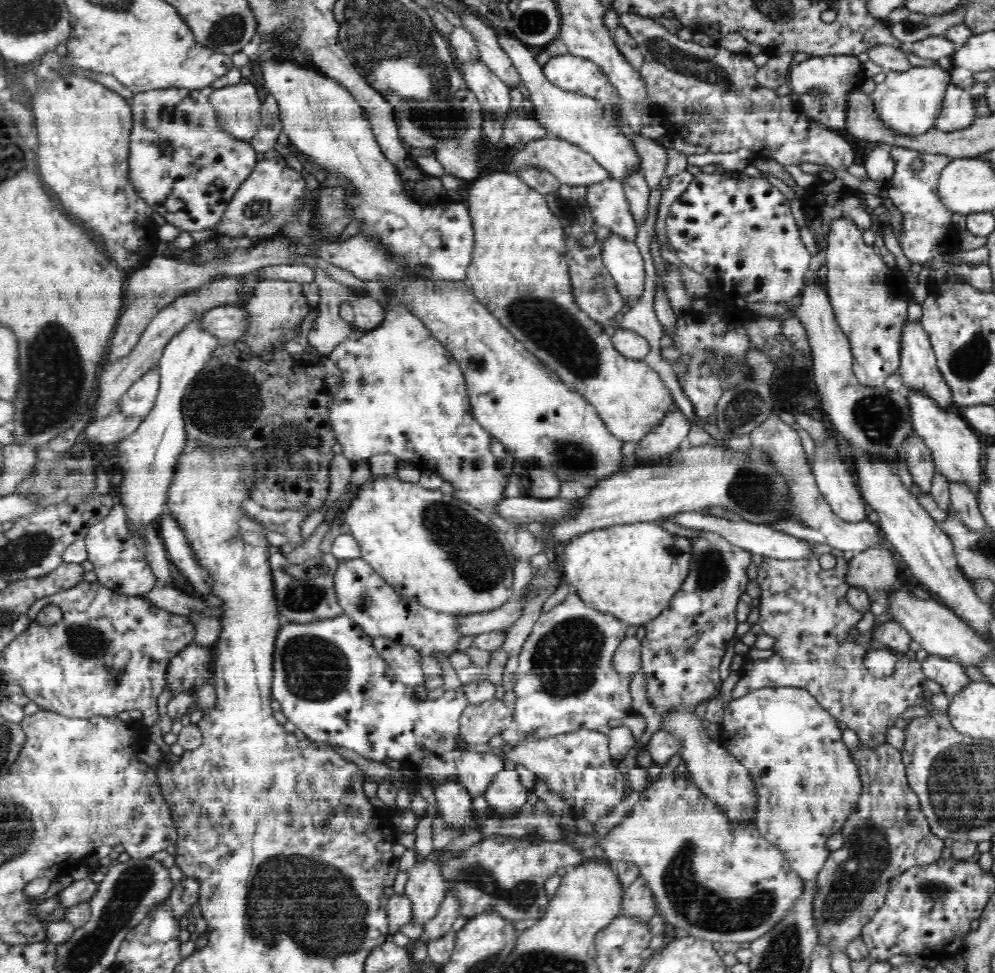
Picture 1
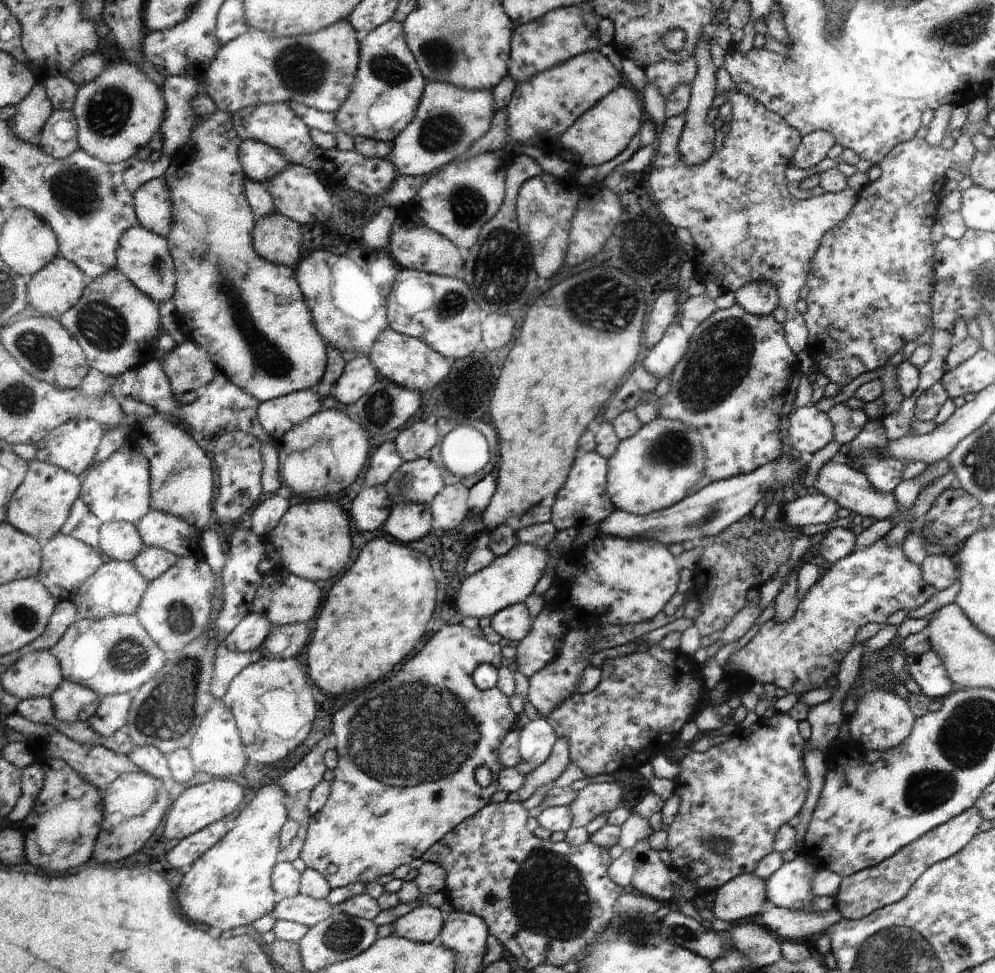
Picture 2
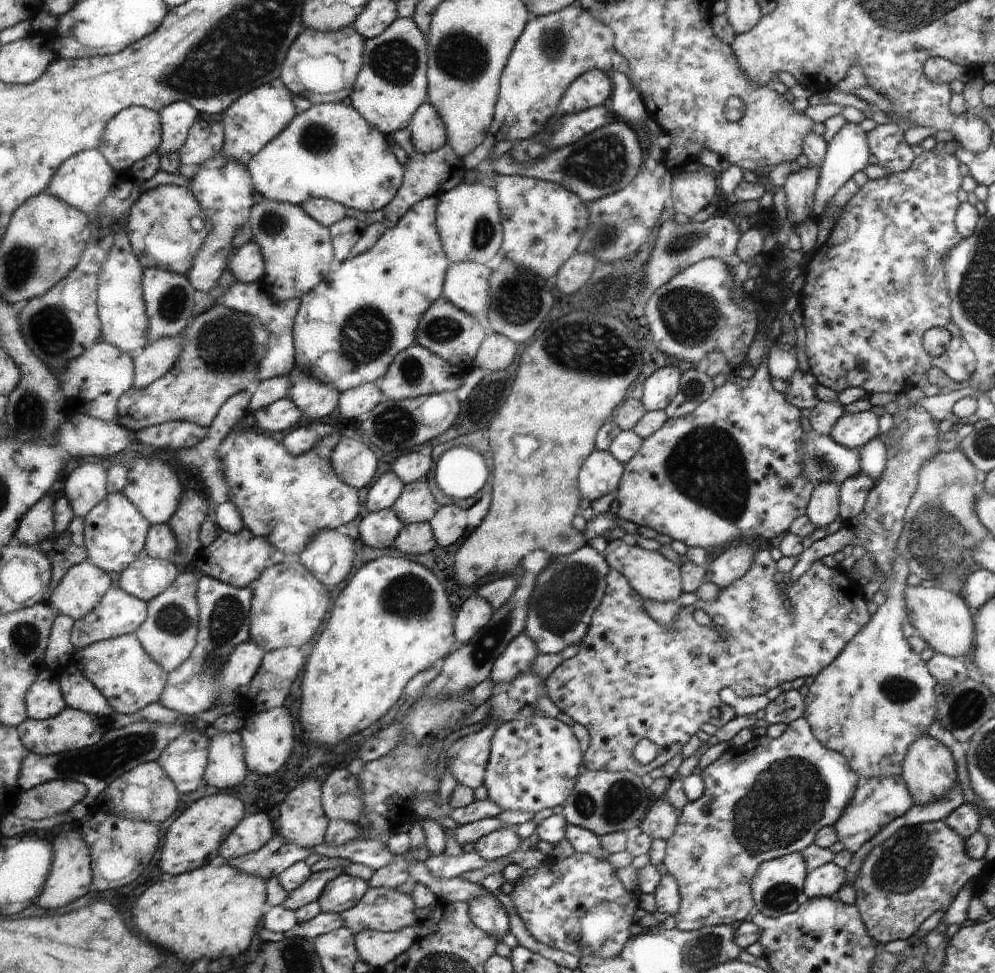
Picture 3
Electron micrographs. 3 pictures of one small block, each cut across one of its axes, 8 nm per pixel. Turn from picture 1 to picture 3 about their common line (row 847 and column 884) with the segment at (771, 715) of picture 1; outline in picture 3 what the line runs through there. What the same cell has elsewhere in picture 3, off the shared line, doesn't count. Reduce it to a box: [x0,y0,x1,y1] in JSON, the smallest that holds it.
[831,776,915,852]

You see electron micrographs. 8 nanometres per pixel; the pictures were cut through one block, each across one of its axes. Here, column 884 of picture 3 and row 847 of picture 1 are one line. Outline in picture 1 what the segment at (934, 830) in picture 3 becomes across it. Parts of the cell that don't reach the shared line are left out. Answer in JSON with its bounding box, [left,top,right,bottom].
[812,744,946,954]

